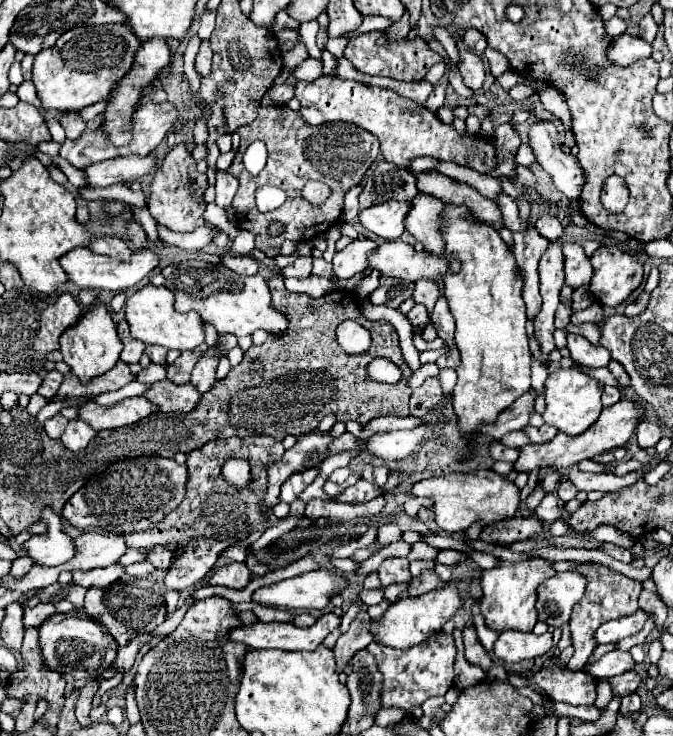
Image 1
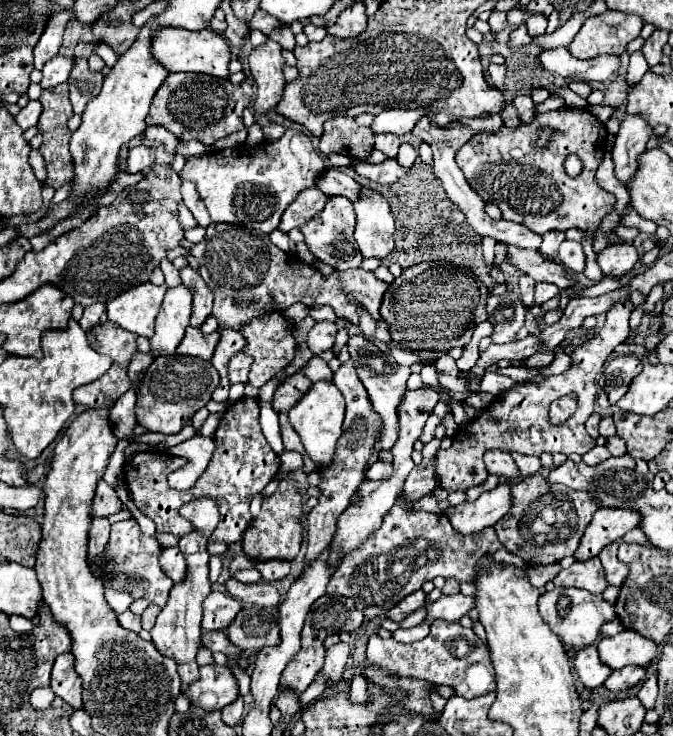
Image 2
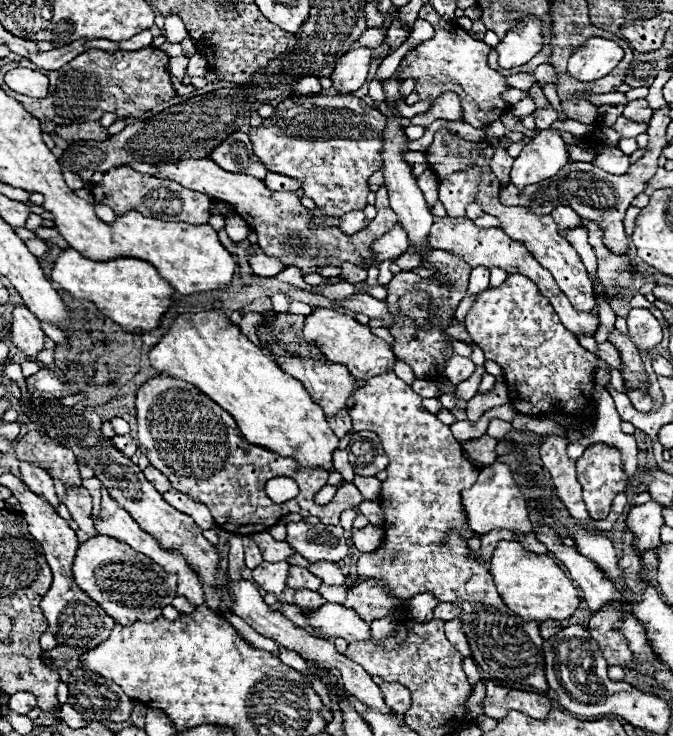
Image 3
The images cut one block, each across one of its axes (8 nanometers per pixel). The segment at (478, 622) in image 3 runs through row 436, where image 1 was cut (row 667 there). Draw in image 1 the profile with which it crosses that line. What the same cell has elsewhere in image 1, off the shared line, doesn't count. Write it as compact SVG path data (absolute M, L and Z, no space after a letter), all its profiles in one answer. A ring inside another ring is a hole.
M444 632L432 634L432 638L428 638L418 646L412 646L410 650L394 650L390 646L378 646L376 642L370 644L368 650L376 656L378 668L384 674L384 692L382 692L384 708L412 710L430 696L444 696L454 682L456 646L452 634Z

